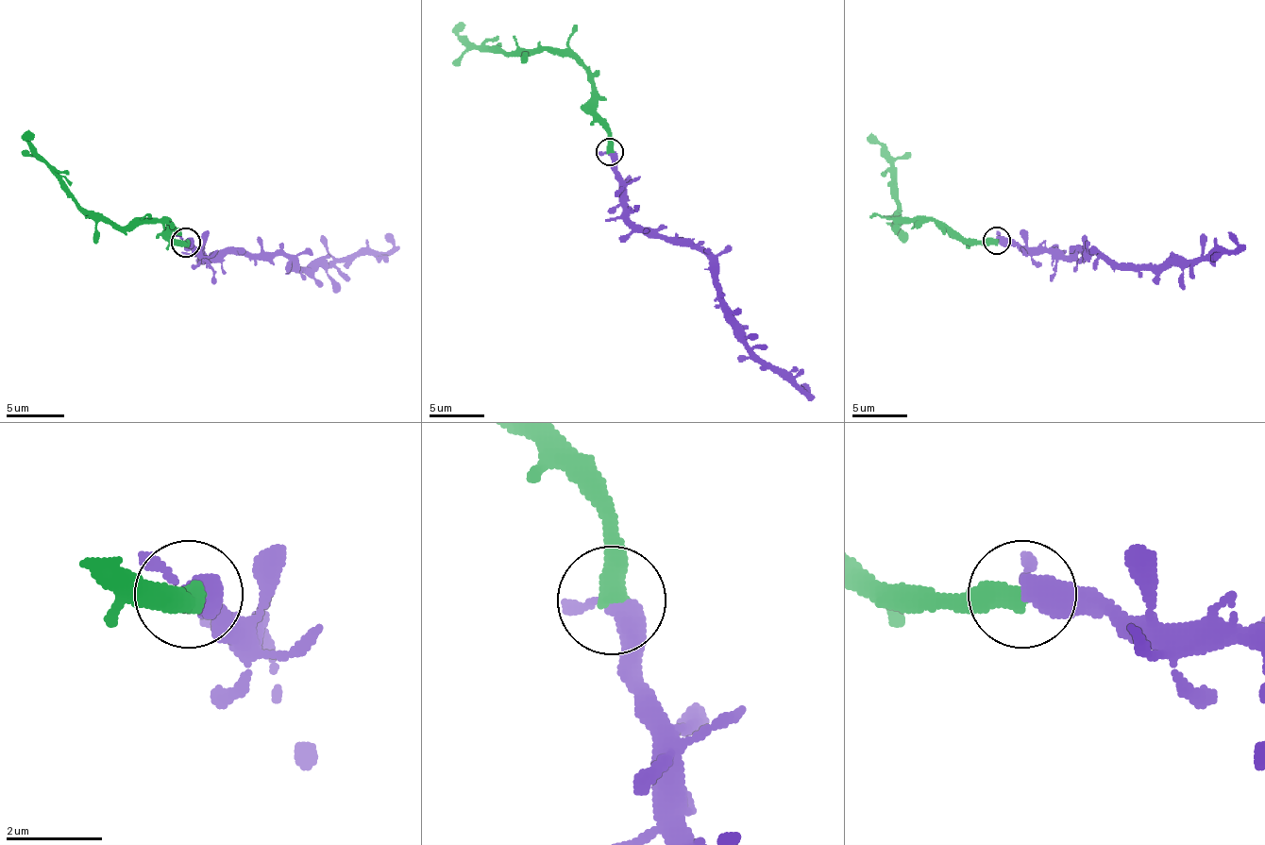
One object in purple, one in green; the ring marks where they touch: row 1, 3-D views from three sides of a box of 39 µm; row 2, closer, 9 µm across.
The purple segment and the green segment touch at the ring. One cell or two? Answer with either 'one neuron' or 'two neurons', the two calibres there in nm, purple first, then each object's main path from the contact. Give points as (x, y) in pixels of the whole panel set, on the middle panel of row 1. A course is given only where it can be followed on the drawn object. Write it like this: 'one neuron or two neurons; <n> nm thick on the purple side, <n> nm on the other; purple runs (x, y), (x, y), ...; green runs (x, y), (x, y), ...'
one neuron; 380 nm thick on the purple side, 480 nm on the other; purple runs (610, 152), (624, 216), (651, 235), (687, 238), (715, 274), (723, 318), (762, 359), (801, 387); green runs (610, 152), (610, 127), (602, 117), (591, 76), (574, 59), (549, 50), (480, 50), (459, 34), (464, 23)

